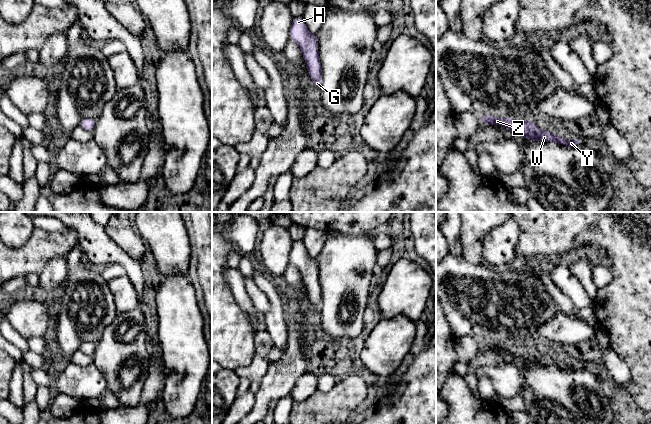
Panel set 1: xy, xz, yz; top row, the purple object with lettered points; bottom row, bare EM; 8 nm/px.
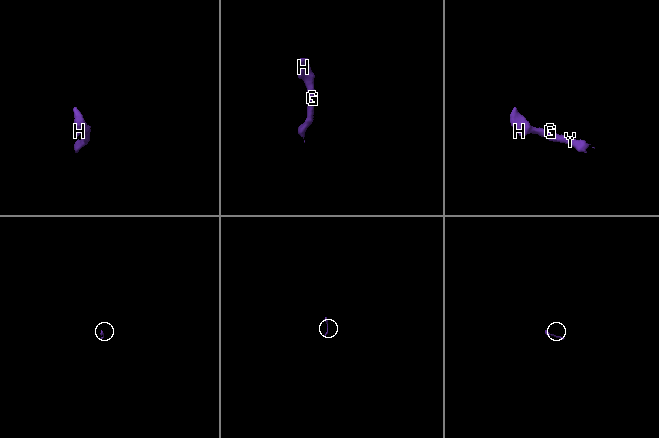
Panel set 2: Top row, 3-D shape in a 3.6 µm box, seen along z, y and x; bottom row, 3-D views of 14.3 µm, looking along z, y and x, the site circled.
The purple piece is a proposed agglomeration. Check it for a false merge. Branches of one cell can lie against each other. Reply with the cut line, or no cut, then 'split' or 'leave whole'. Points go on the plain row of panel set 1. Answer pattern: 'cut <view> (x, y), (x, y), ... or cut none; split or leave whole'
cut none; leave whole

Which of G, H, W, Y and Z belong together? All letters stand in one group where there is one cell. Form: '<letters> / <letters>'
G H W Y Z

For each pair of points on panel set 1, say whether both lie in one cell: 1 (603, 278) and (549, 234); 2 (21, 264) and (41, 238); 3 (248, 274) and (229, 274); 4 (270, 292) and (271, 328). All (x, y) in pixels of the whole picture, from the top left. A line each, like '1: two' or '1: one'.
1: two
2: one
3: two
4: one

